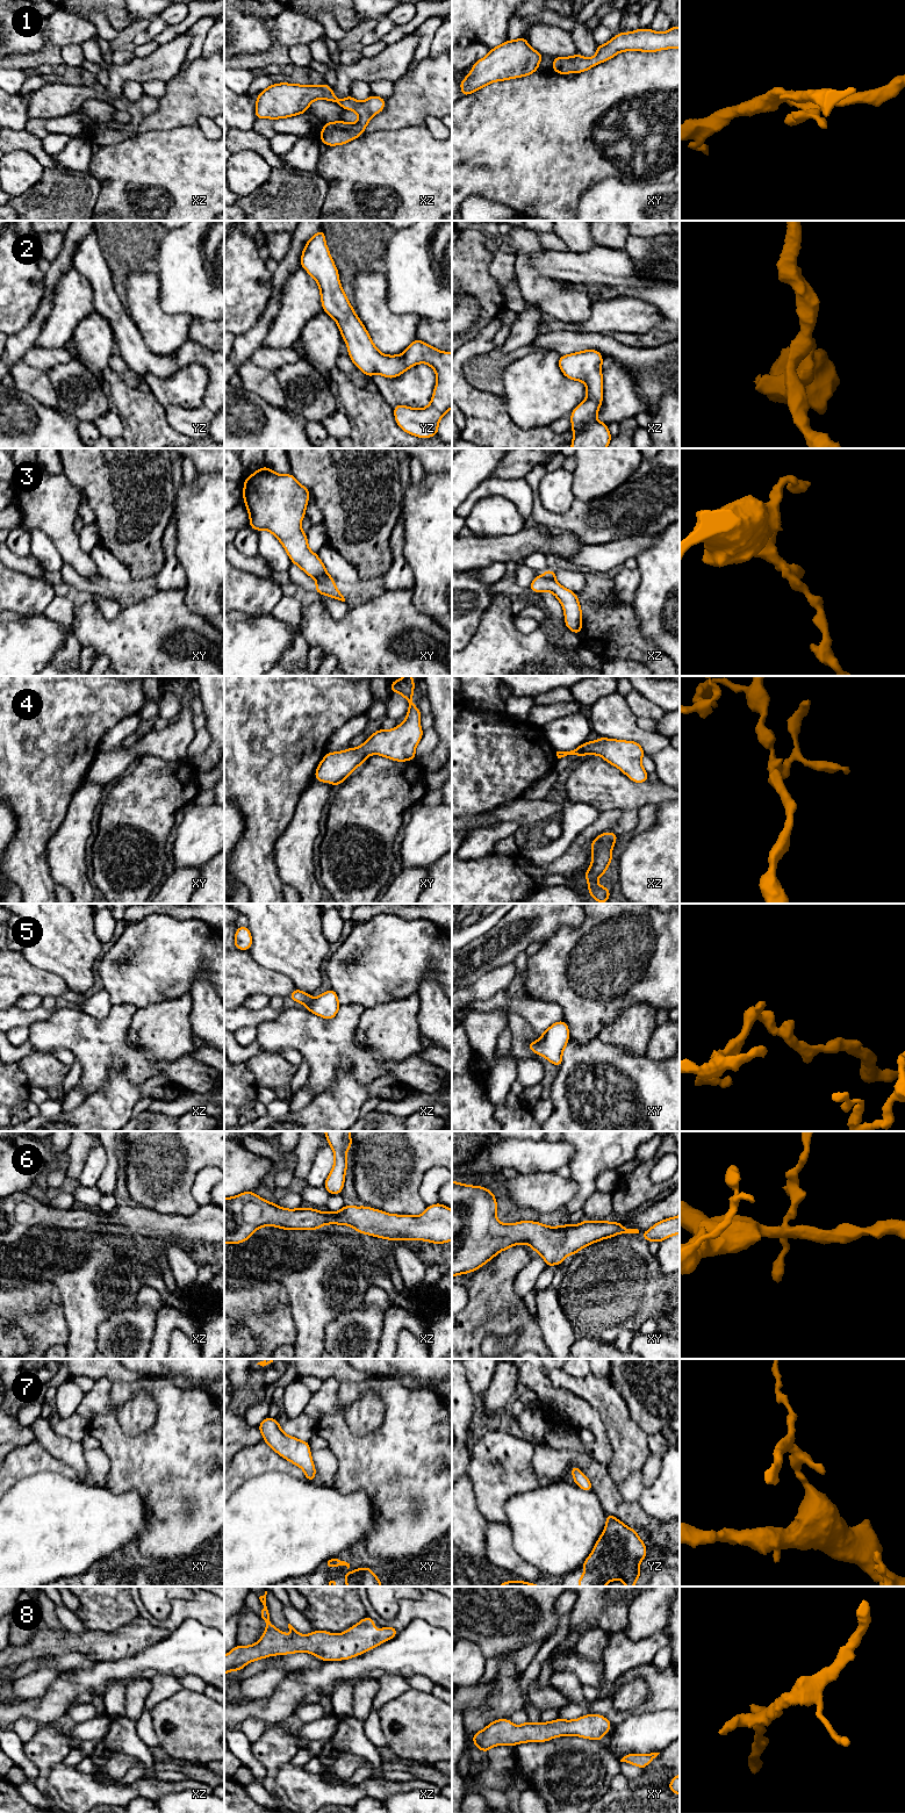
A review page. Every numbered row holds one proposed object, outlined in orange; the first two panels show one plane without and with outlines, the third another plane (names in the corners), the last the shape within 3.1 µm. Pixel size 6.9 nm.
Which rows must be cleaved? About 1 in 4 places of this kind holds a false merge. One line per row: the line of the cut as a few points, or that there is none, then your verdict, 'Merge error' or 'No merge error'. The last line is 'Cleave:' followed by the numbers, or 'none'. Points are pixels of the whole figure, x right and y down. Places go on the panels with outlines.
1: No split. No merge error
2: No split. No merge error
3: Split along xy (328, 574), (322, 574), (316, 578). Merge error
4: No split. No merge error
5: No split. No merge error
6: No split. No merge error
7: No split. No merge error
8: No split. No merge error
Cleave: 3

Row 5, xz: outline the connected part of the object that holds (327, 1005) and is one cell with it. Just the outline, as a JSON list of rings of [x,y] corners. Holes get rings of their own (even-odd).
[[[295,988],[288,997],[303,1003],[309,1012],[328,1020],[333,1019],[340,1007],[338,995],[332,988],[317,998],[311,998],[309,993]]]

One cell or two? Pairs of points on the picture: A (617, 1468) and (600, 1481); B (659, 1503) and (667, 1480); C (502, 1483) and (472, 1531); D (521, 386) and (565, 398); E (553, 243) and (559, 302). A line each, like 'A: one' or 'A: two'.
A: two
B: one
C: two
D: one
E: two

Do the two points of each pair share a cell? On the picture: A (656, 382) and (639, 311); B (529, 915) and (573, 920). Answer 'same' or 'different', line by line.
A: different
B: same

